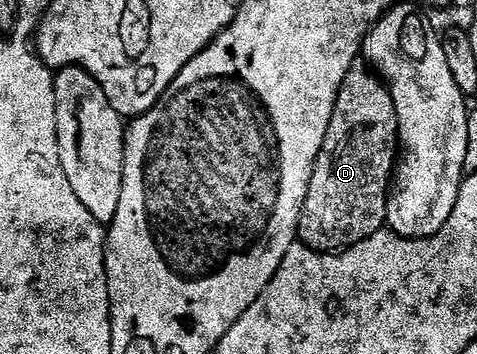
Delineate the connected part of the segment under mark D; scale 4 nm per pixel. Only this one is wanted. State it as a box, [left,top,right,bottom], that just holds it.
[297,60,397,252]

